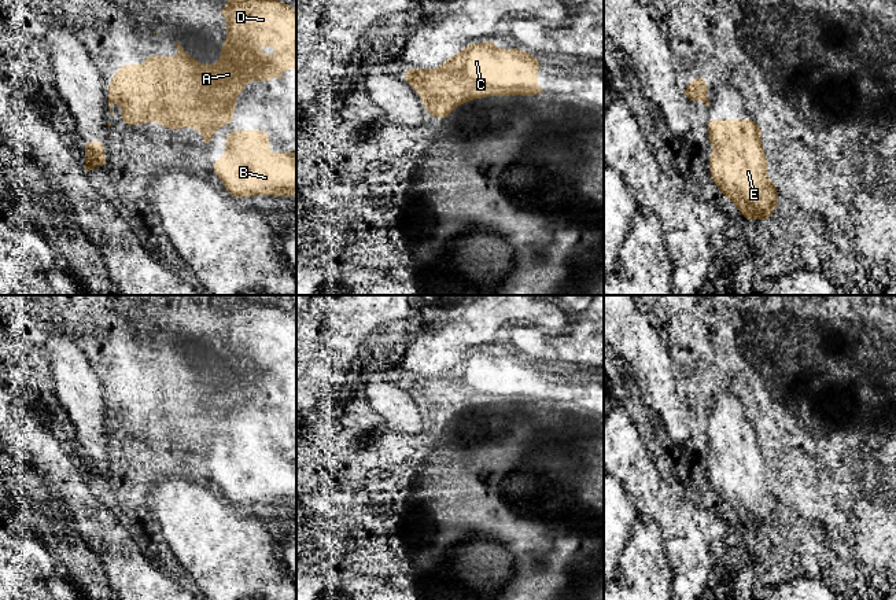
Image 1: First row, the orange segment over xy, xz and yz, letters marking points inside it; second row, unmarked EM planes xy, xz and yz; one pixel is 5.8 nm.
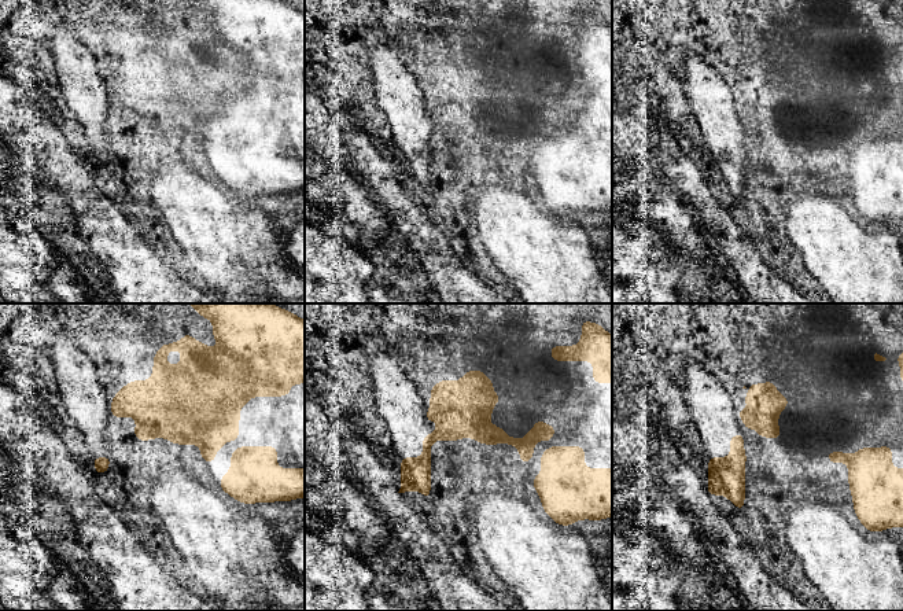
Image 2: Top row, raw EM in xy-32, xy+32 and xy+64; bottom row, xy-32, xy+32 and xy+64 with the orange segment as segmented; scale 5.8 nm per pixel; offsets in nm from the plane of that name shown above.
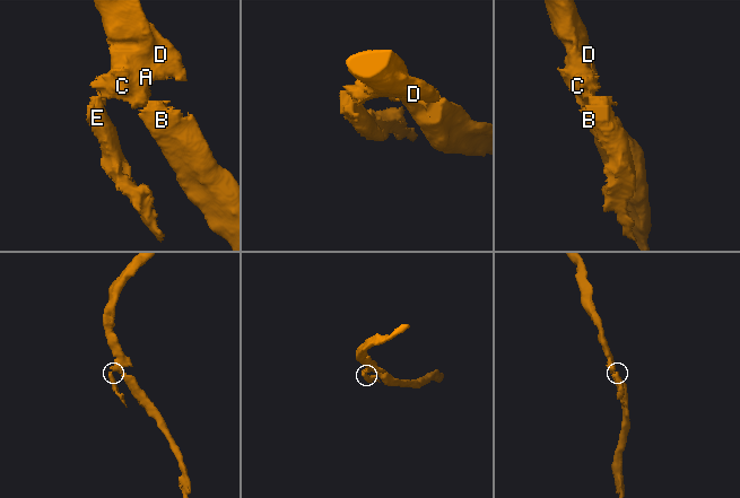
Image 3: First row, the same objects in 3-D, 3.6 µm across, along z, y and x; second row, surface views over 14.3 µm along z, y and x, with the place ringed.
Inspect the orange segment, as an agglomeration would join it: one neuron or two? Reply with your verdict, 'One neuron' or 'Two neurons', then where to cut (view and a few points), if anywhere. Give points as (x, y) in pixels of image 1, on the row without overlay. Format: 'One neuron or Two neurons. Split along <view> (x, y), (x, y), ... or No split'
Two neurons. Split along xy (109, 407), (113, 411)

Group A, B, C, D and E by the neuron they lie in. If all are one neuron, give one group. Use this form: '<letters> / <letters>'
A B C D / E

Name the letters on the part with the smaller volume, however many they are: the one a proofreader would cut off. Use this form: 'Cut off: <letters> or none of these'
Cut off: E

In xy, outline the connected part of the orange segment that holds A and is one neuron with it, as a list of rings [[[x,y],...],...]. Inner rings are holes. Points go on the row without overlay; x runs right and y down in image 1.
[[[217,295],[217,297],[229,297],[229,310],[221,316],[222,324],[228,328],[226,332],[226,343],[229,345],[228,349],[224,349],[221,351],[222,362],[218,367],[215,372],[200,372],[198,368],[192,367],[187,358],[176,350],[176,354],[178,357],[178,362],[176,365],[170,364],[162,364],[162,362],[152,362],[148,364],[143,372],[125,372],[119,375],[115,379],[114,386],[108,391],[108,408],[113,411],[119,411],[122,415],[121,426],[125,432],[141,432],[144,430],[158,430],[163,435],[172,435],[174,438],[180,435],[193,435],[203,441],[203,454],[209,454],[211,452],[211,442],[218,438],[221,432],[231,432],[233,428],[233,417],[236,413],[236,404],[246,398],[244,391],[247,389],[272,389],[276,384],[284,386],[284,383],[280,380],[281,378],[292,378],[296,375],[296,317],[291,316],[288,312],[274,308],[268,303],[259,303],[257,301],[247,301],[235,298],[233,295]],[[257,353],[274,353],[276,354],[276,362],[269,364],[262,358],[258,358]]]

